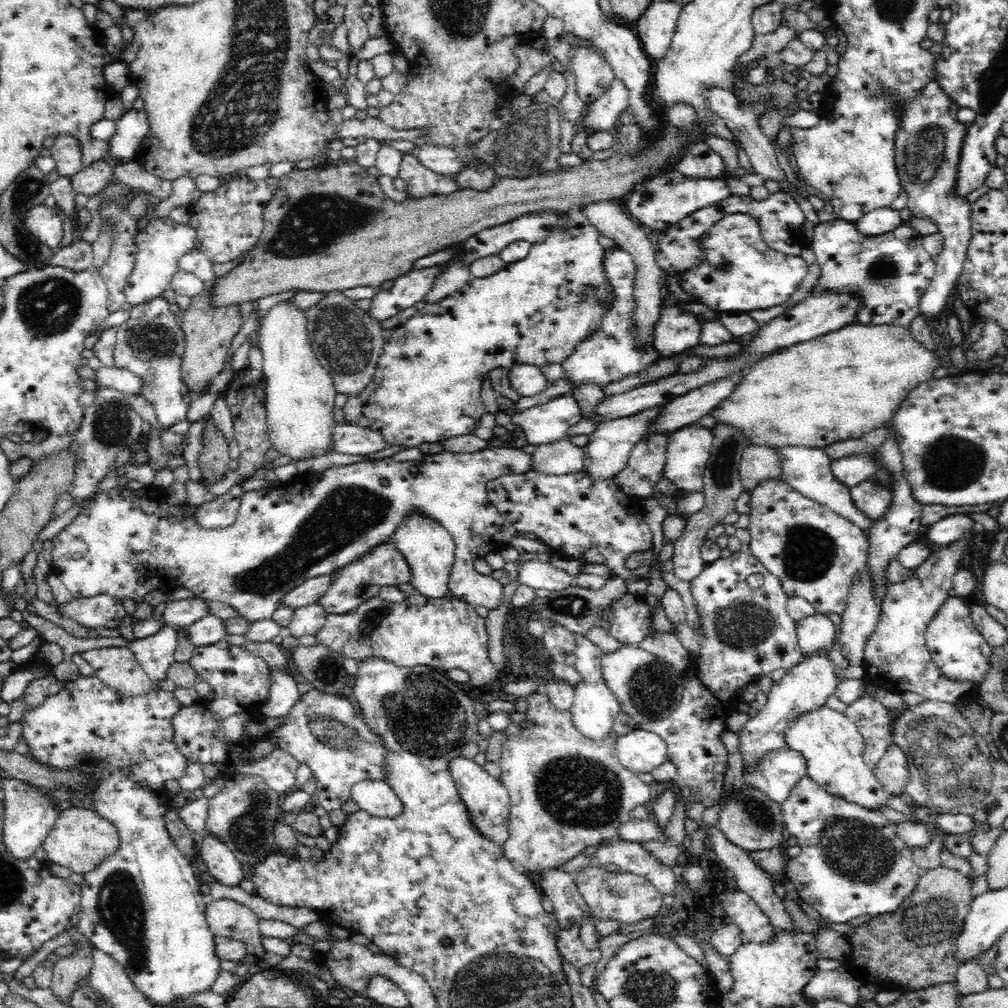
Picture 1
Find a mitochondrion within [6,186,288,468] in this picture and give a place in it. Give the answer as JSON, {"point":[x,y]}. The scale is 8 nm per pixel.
{"point":[48,307]}

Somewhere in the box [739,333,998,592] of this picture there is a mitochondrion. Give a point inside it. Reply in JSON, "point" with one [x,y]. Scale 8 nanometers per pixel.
{"point":[949,460]}

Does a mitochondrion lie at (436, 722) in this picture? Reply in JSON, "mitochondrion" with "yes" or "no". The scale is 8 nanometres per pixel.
{"mitochondrion":"yes"}

